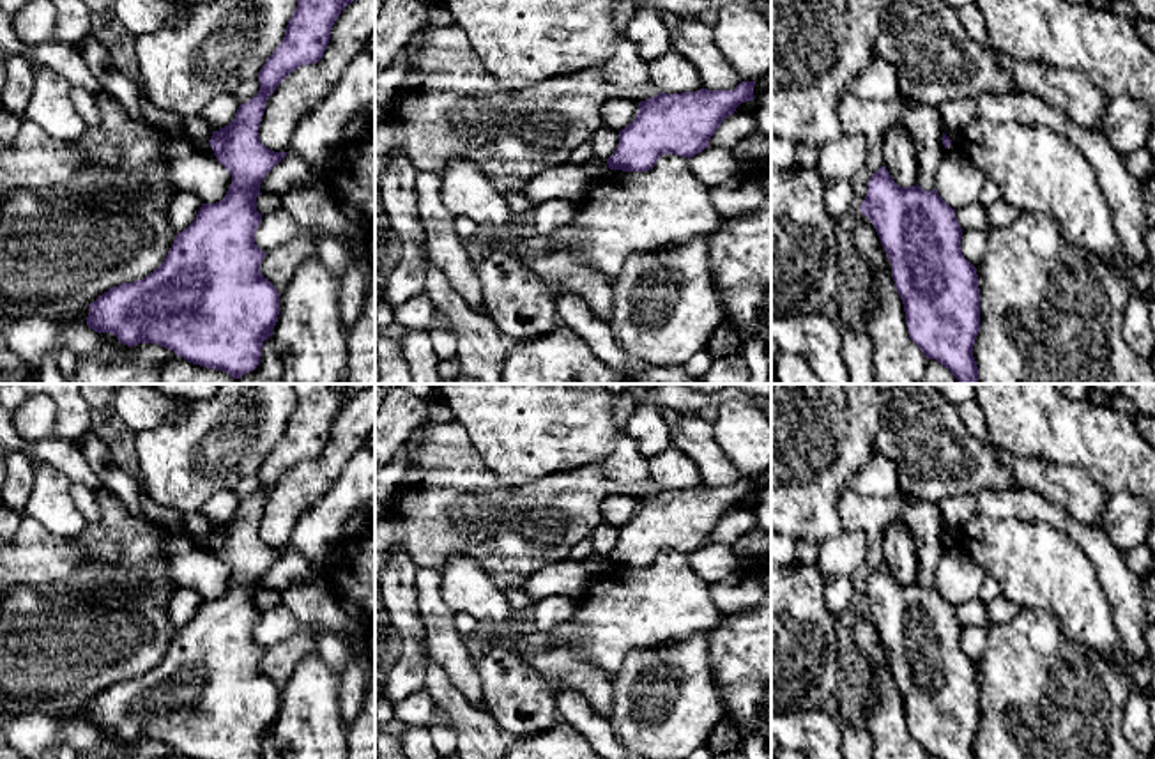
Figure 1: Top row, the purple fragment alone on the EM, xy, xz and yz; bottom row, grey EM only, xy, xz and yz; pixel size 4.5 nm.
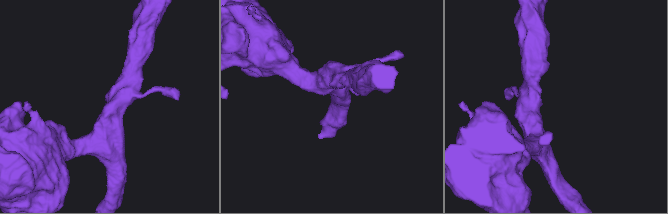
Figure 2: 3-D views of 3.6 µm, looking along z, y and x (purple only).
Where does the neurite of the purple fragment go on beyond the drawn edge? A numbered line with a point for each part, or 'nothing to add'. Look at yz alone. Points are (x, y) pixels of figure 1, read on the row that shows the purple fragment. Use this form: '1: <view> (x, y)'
nothing to add

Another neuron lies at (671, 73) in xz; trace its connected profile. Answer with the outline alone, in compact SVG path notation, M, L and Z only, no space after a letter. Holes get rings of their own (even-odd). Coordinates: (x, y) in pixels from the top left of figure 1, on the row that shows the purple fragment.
M674 50L647 64L647 69L651 83L663 94L697 92L704 88L697 69Z

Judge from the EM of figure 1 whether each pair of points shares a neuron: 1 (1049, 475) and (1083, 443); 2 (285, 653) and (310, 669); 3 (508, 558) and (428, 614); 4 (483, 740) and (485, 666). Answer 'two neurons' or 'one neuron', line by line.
1: two neurons
2: two neurons
3: two neurons
4: two neurons

